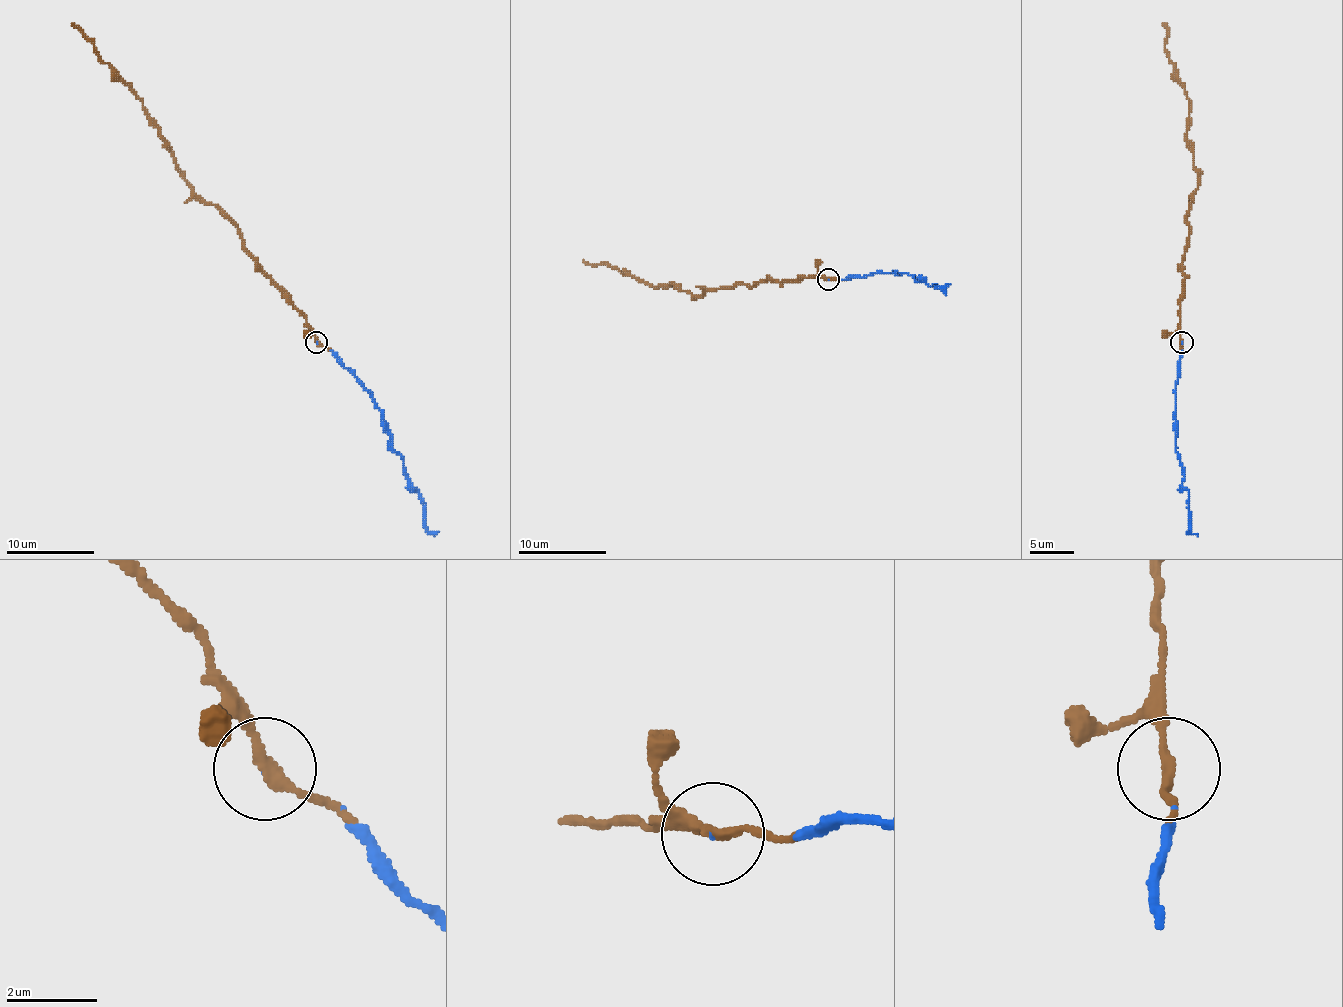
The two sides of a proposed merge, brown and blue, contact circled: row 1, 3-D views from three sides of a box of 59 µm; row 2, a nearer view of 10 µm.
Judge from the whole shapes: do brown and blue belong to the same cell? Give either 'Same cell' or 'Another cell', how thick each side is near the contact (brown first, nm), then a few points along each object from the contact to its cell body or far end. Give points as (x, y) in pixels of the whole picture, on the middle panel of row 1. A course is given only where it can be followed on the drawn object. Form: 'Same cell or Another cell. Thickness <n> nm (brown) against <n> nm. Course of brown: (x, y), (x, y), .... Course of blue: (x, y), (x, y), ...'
Same cell. Thickness 200 nm (brown) against 40 nm. Course of brown: (828, 280), (764, 280), (696, 295), (676, 284), (654, 286), (607, 262), (583, 260). Course of blue: (828, 280), (866, 277), (871, 273), (901, 273), (921, 280), (946, 295)

